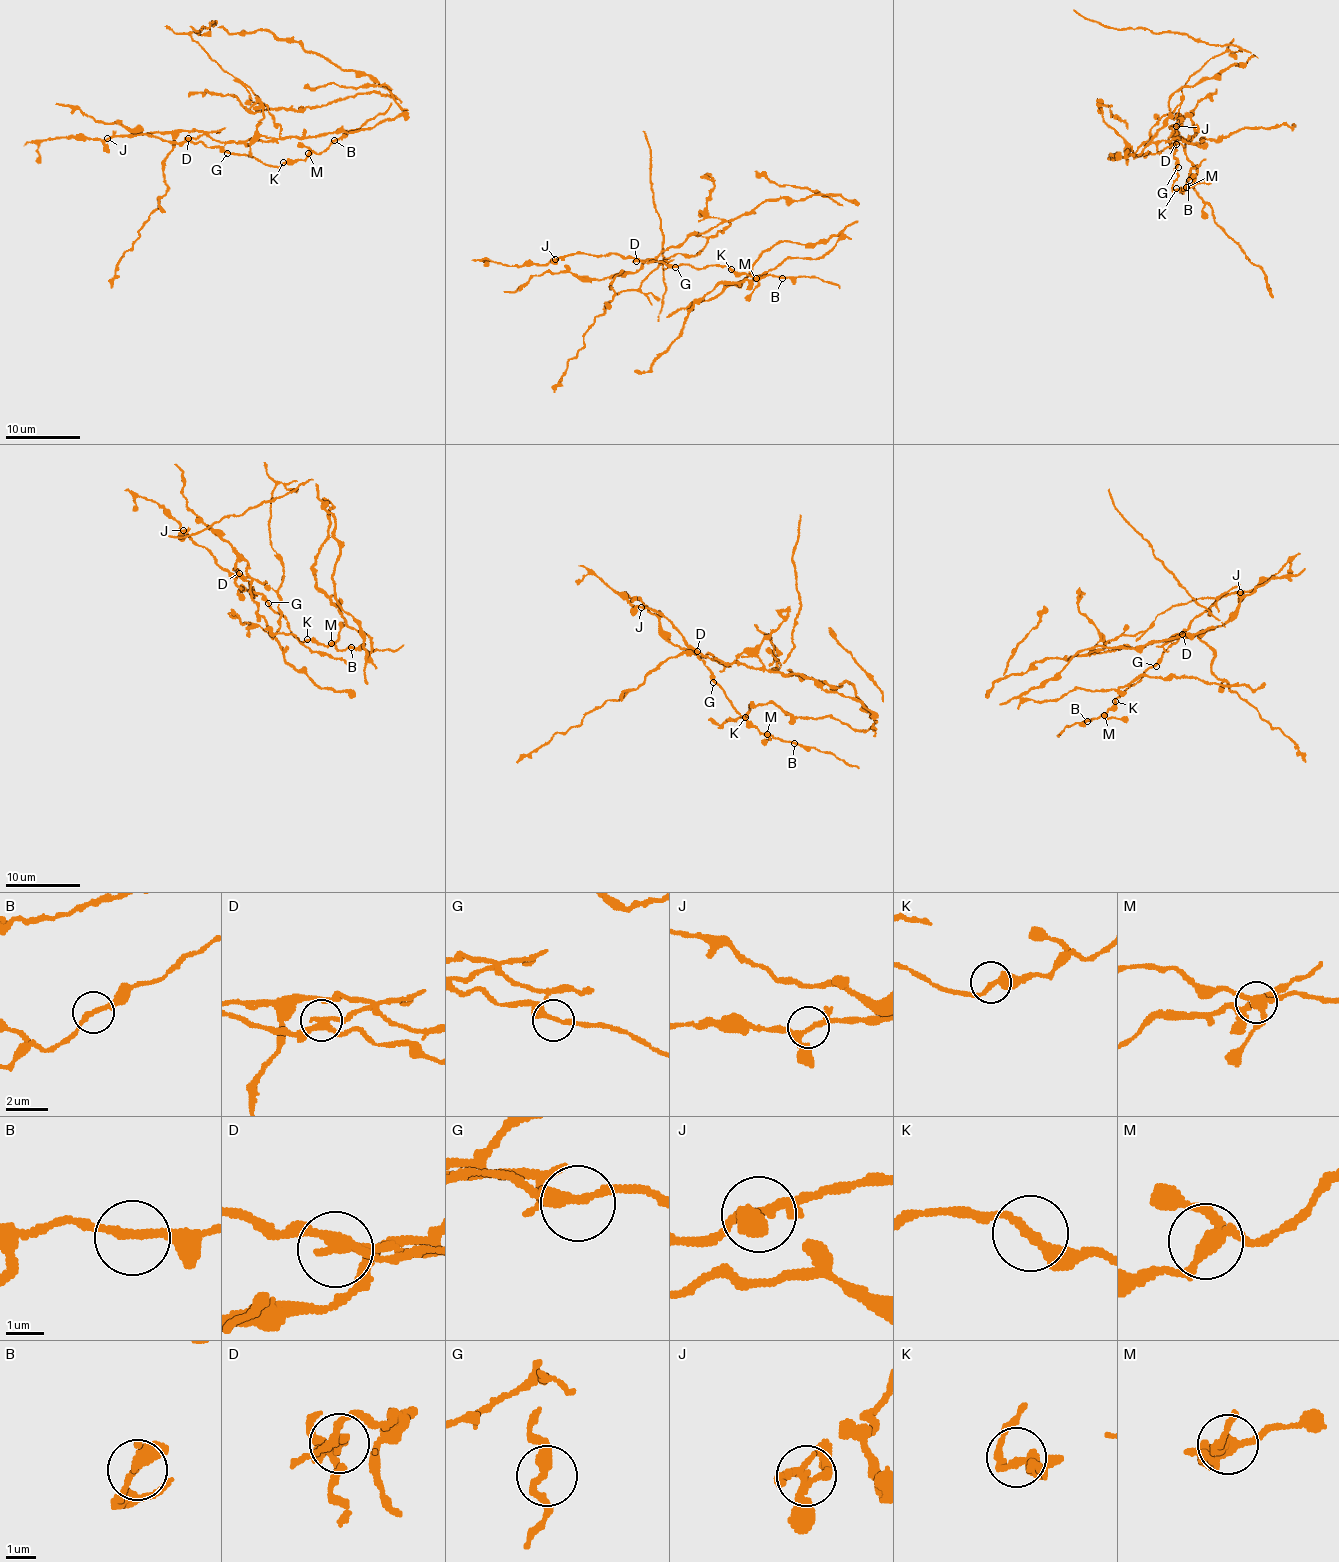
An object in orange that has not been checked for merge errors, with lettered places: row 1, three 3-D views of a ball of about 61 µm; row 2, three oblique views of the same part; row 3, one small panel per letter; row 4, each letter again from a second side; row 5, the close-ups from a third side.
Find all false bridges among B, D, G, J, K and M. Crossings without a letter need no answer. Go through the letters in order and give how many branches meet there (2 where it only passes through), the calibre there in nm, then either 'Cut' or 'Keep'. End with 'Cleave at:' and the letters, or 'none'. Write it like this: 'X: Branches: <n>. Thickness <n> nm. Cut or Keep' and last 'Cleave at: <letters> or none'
B: Branches: 2. Thickness 200 nm. Keep
D: Branches: 3. Thickness 280 nm. Cut
G: Branches: 2. Thickness 280 nm. Keep
J: Branches: 4. Thickness 200 nm. Keep
K: Branches: 2. Thickness 280 nm. Keep
M: Branches: 3. Thickness 280 nm. Keep
Cleave at: D

